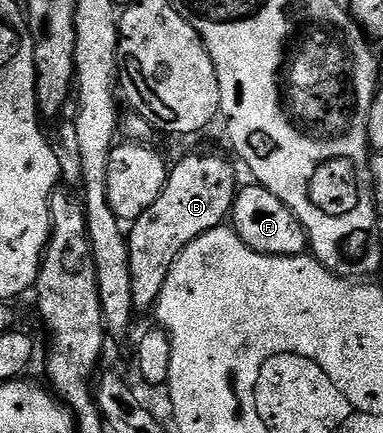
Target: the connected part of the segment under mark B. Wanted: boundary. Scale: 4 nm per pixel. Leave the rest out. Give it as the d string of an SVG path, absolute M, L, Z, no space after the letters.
M192 152L189 156L181 158L177 164L171 165L168 181L158 194L158 202L146 210L139 218L131 221L132 233L127 233L129 250L129 272L132 275L133 284L133 306L137 313L151 313L160 301L162 288L166 286L166 278L174 266L174 262L182 254L190 242L194 242L202 234L221 227L231 217L232 204L236 200L238 183L236 184L236 168L224 156L216 152Z

